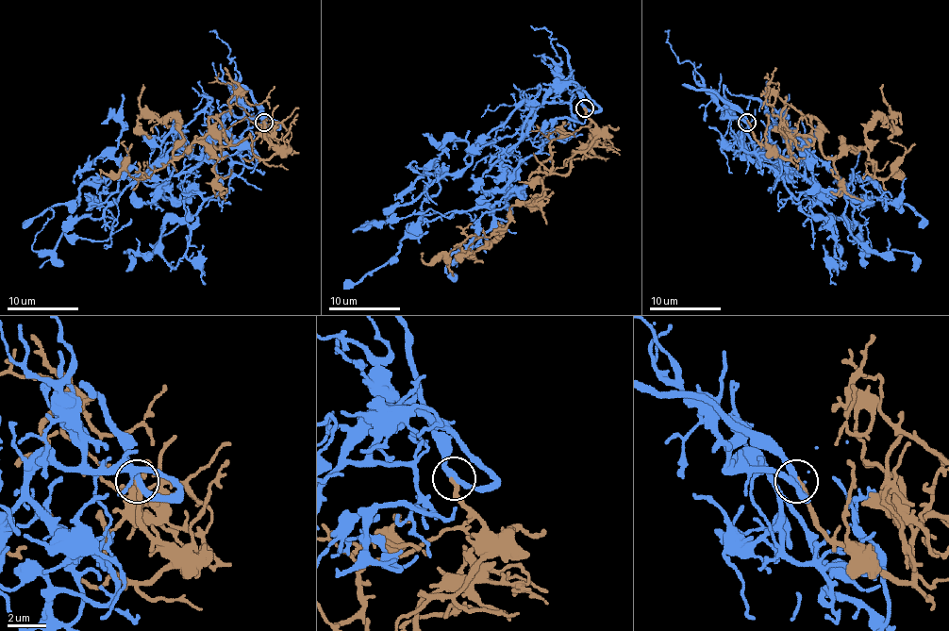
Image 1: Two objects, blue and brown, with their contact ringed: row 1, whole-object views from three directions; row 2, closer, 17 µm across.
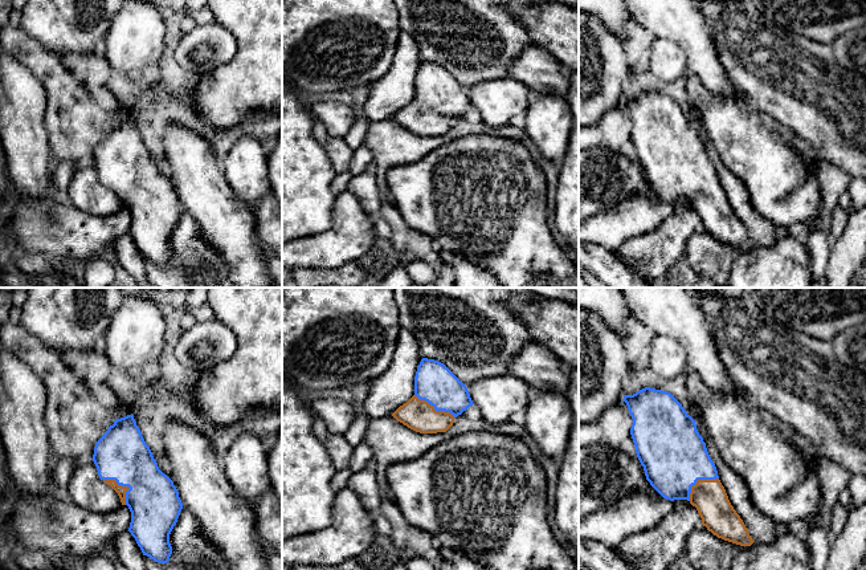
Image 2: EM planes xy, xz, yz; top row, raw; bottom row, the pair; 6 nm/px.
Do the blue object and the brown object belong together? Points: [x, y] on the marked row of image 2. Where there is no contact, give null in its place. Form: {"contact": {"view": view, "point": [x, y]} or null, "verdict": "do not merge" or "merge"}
{"contact": {"view": "xy", "point": [125, 485]}, "verdict": "merge"}

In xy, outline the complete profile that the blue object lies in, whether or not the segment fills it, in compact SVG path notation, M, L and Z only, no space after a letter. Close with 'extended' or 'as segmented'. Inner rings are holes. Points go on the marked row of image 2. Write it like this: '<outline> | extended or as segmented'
M132 414L115 419L95 443L91 460L99 479L128 506L128 532L143 555L167 563L172 554L169 534L183 504L173 481L159 469Z | extended

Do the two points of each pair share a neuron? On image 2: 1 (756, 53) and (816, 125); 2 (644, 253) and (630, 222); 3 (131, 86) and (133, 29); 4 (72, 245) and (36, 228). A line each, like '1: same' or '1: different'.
1: same
2: different
3: same
4: same

